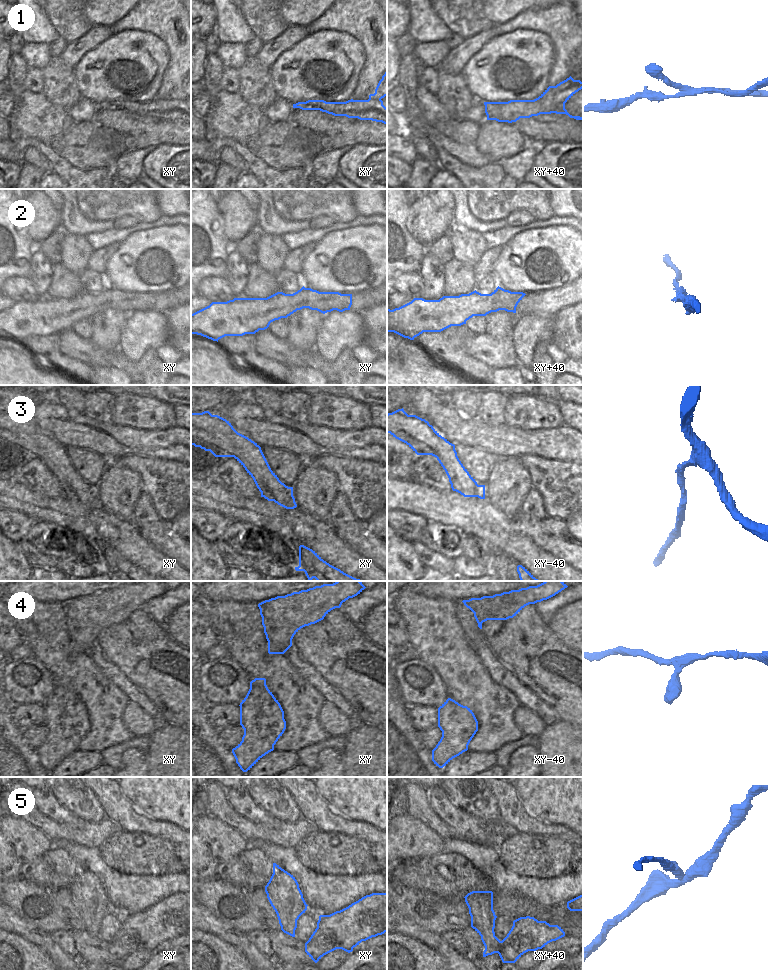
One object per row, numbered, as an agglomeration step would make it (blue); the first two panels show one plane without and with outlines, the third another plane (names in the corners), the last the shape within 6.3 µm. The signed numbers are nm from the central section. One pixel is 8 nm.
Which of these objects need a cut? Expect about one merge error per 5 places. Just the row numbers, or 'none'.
1, 5

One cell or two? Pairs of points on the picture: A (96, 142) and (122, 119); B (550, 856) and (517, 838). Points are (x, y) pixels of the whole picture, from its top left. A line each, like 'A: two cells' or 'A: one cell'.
A: two cells
B: one cell

